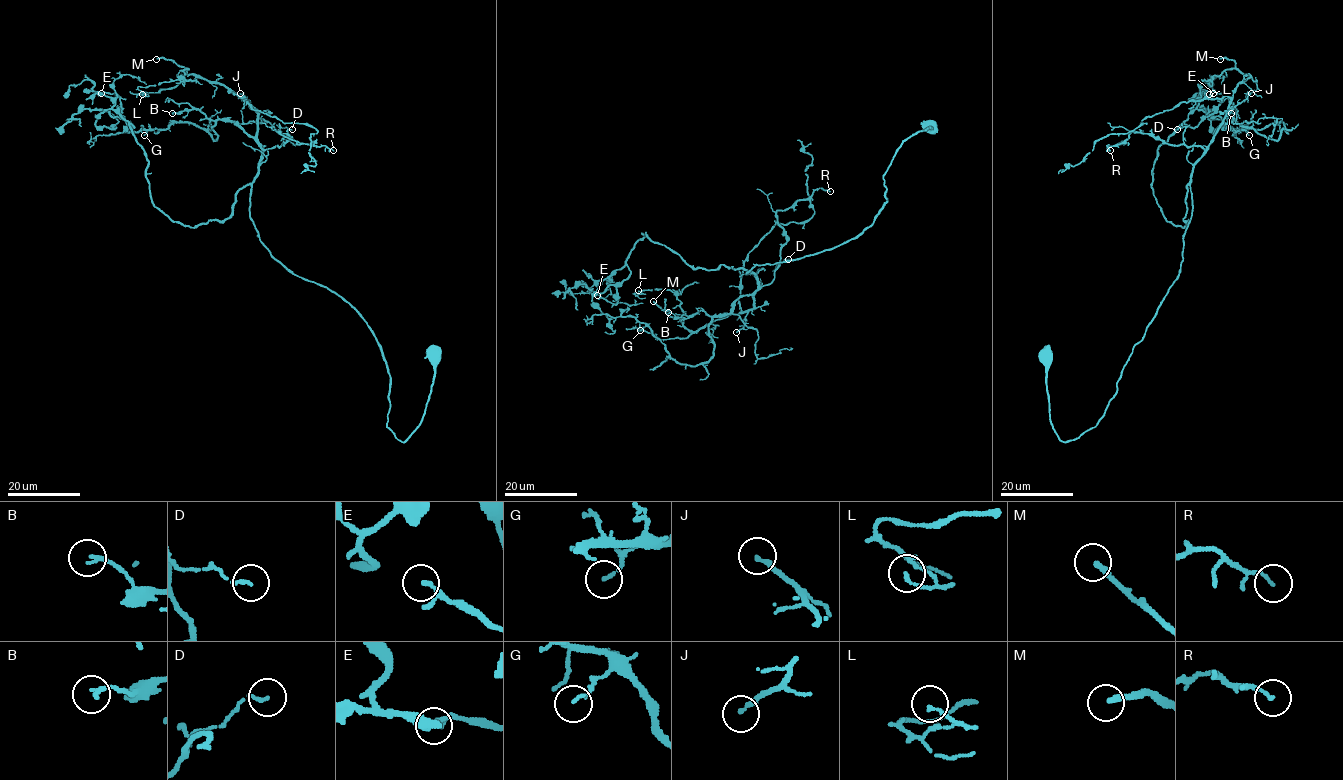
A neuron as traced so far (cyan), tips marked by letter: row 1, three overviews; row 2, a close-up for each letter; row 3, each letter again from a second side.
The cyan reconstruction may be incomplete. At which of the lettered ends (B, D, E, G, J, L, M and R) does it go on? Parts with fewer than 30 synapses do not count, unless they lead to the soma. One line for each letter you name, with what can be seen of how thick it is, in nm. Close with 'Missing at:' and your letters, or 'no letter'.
M: 240 nm thick
Missing at: M

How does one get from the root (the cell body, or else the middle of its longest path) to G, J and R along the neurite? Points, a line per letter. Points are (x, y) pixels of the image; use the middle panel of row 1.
G: (932, 126), (902, 143), (863, 232), (746, 273), (757, 289), (713, 318), (710, 359), (676, 363), (640, 330)
J: (932, 126), (902, 143), (883, 176), (886, 201), (863, 232), (746, 273), (754, 273), (757, 289), (736, 332)
R: (932, 126), (902, 143), (863, 232), (746, 274), (760, 286), (774, 278), (786, 241), (777, 210), (830, 191)

